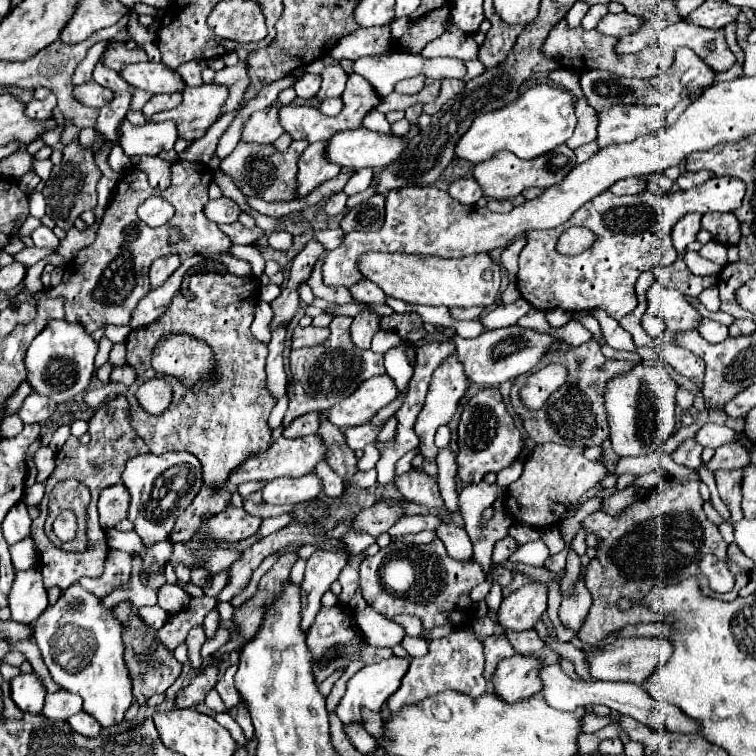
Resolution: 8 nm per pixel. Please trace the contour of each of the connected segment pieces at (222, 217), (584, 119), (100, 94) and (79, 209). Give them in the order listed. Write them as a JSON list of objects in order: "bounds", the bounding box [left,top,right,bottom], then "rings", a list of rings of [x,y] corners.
[{"bounds":[204,197,240,223],"rings":[[[220,197],[220,199],[210,199],[204,207],[204,215],[214,221],[214,223],[234,223],[238,221],[240,215],[240,207],[238,203],[234,203],[228,197]]]},{"bounds":[566,99,598,149],"rings":[[[578,99],[576,101],[576,117],[578,117],[578,125],[574,129],[574,135],[566,141],[566,145],[570,149],[576,149],[576,147],[596,139],[598,121],[594,119],[594,109],[588,105],[586,99]]]},{"bounds":[74,79,114,109],"rings":[[[90,79],[90,81],[86,81],[86,83],[82,83],[82,85],[78,85],[78,87],[74,89],[74,97],[76,97],[78,101],[82,101],[84,105],[88,105],[88,107],[100,109],[100,107],[104,107],[106,103],[110,103],[114,95],[112,95],[110,89],[98,85],[98,83],[94,83],[94,81]]]},{"bounds":[44,141,100,231],"rings":[[[72,141],[64,149],[64,159],[60,165],[52,167],[50,179],[44,183],[44,197],[46,197],[46,213],[54,219],[54,223],[68,231],[74,227],[74,221],[80,217],[84,211],[94,211],[98,203],[98,193],[96,193],[96,183],[100,179],[100,171],[94,165],[94,153],[90,149],[80,149],[78,141]]]}]

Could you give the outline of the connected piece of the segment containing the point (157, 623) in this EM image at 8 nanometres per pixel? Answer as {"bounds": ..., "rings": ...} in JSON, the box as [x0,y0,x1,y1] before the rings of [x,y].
{"bounds":[138,605,168,629],"rings":[[[158,605],[142,607],[142,609],[138,609],[138,615],[154,629],[160,629],[166,623],[166,619],[168,619],[168,613],[162,607],[158,607]]]}

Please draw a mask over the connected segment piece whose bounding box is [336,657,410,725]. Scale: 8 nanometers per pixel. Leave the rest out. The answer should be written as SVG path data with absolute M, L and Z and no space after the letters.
M392 657L392 659L386 659L386 661L382 661L382 663L366 665L364 669L360 669L360 671L346 683L346 693L344 693L344 697L340 699L340 703L338 703L338 707L336 707L336 715L340 717L340 721L342 721L344 725L350 725L350 723L360 723L360 725L364 725L364 721L362 721L362 709L380 713L382 707L384 707L384 703L386 703L386 699L398 689L402 675L408 671L408 665L410 665L410 659Z

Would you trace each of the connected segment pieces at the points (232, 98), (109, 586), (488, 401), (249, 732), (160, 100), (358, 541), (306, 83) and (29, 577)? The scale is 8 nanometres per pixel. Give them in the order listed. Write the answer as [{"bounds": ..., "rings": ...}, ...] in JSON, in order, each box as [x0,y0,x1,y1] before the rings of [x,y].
[{"bounds":[214,61,250,115],"rings":[[[238,61],[234,67],[224,67],[222,71],[216,73],[214,83],[224,83],[228,85],[229,96],[222,107],[222,115],[235,110],[238,103],[244,99],[248,85],[250,85],[250,75],[248,75],[248,61]]]},{"bounds":[74,549,132,597],"rings":[[[112,549],[106,559],[106,571],[102,577],[98,577],[98,579],[82,577],[74,585],[80,585],[82,589],[90,591],[96,597],[106,597],[114,589],[120,589],[126,585],[126,581],[130,577],[131,564],[132,558],[129,553]]]},{"bounds":[458,389,524,483],"rings":[[[482,389],[466,401],[458,423],[458,479],[464,483],[480,483],[486,473],[498,473],[500,469],[514,463],[522,447],[524,437],[516,429],[506,401],[498,389]]]},{"bounds":[230,703,254,741],"rings":[[[240,703],[238,707],[234,707],[234,711],[230,713],[230,717],[242,727],[246,741],[250,741],[254,737],[254,725],[252,725],[252,719],[250,719],[250,713],[246,711],[246,707],[242,707],[242,703]]]},{"bounds":[142,95,182,121],"rings":[[[154,95],[154,97],[142,107],[142,113],[144,113],[146,121],[150,121],[154,113],[166,111],[166,109],[174,109],[174,107],[180,105],[180,101],[182,101],[182,95]]]},{"bounds":[344,533,376,555],"rings":[[[346,533],[344,535],[344,543],[346,543],[346,553],[352,555],[352,553],[360,553],[366,547],[370,547],[372,543],[376,543],[376,537],[360,535],[360,533]]]},{"bounds":[294,73,322,99],"rings":[[[306,73],[306,75],[294,85],[294,89],[296,89],[298,97],[302,97],[302,99],[310,99],[310,97],[314,97],[314,95],[318,93],[318,89],[320,89],[320,81],[322,81],[320,75],[310,75],[310,73]]]},{"bounds":[8,569,48,625],"rings":[[[38,569],[16,571],[8,595],[8,607],[12,611],[12,619],[26,625],[34,623],[38,615],[48,607],[48,593]]]}]

